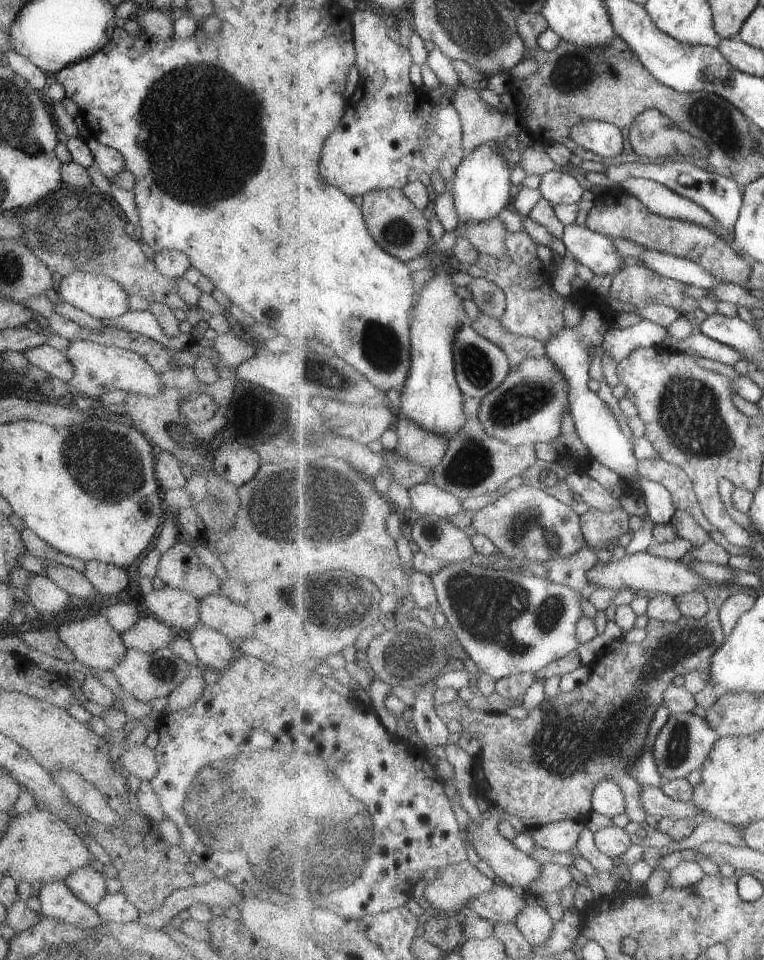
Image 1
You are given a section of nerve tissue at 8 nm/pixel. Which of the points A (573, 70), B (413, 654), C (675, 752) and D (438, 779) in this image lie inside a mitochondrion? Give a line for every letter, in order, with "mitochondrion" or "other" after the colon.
A: mitochondrion
B: mitochondrion
C: mitochondrion
D: other

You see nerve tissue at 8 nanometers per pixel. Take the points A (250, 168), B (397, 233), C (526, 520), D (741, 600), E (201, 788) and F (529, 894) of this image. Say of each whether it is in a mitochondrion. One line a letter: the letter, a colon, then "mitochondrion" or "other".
A: mitochondrion
B: mitochondrion
C: mitochondrion
D: other
E: mitochondrion
F: other

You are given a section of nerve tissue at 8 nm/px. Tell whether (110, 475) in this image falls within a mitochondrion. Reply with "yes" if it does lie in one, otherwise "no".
yes

